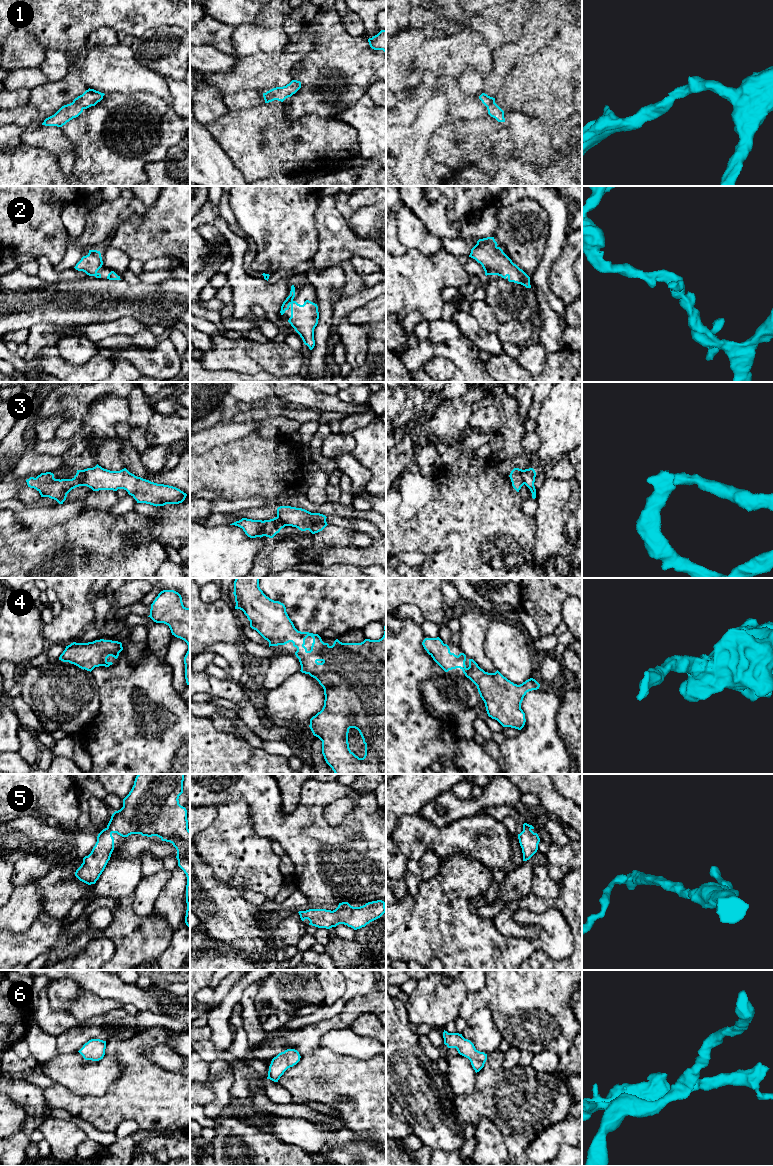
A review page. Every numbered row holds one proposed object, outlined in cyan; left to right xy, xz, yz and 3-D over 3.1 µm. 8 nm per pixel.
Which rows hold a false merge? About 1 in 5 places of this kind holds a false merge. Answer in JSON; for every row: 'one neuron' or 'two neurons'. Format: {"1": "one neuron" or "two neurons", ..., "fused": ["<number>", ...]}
{"1": "one neuron", "2": "one neuron", "3": "two neurons", "4": "one neuron", "5": "one neuron", "6": "one neuron", "fused": ["3"]}

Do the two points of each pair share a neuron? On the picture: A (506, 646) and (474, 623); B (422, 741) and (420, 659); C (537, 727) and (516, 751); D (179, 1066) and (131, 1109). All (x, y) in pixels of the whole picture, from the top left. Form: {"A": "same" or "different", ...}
{"A": "different", "B": "same", "C": "same", "D": "different"}

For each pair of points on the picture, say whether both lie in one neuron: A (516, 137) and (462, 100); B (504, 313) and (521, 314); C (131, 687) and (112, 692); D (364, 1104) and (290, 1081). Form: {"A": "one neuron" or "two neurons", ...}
{"A": "two neurons", "B": "one neuron", "C": "one neuron", "D": "one neuron"}

